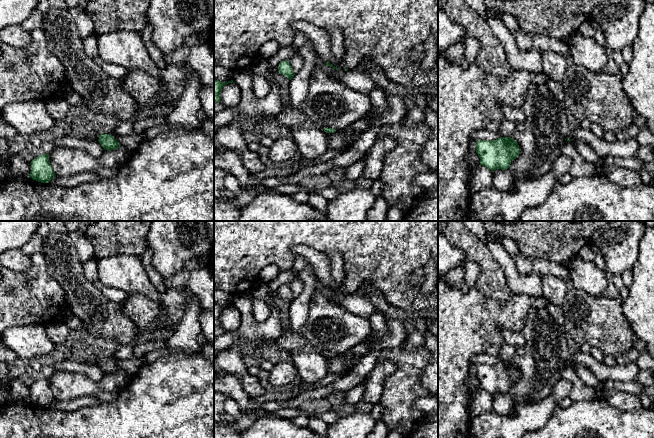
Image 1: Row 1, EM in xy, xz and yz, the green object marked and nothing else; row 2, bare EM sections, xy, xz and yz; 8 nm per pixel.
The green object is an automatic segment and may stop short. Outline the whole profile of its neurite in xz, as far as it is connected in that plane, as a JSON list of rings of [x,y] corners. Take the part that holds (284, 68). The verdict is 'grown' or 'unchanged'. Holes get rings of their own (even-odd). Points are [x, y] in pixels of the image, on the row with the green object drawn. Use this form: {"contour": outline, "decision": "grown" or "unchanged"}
{"contour": [[[285,60],[279,63],[278,72],[284,76],[286,76],[289,80],[294,77],[294,71],[292,66],[290,65],[289,61]]], "decision": "unchanged"}

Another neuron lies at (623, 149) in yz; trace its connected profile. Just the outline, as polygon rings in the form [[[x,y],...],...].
[[[577,128],[569,135],[572,142],[584,142],[589,145],[600,157],[612,156],[614,158],[637,157],[639,145],[631,138],[626,141],[615,140],[607,142],[604,138],[597,137],[590,129]]]

